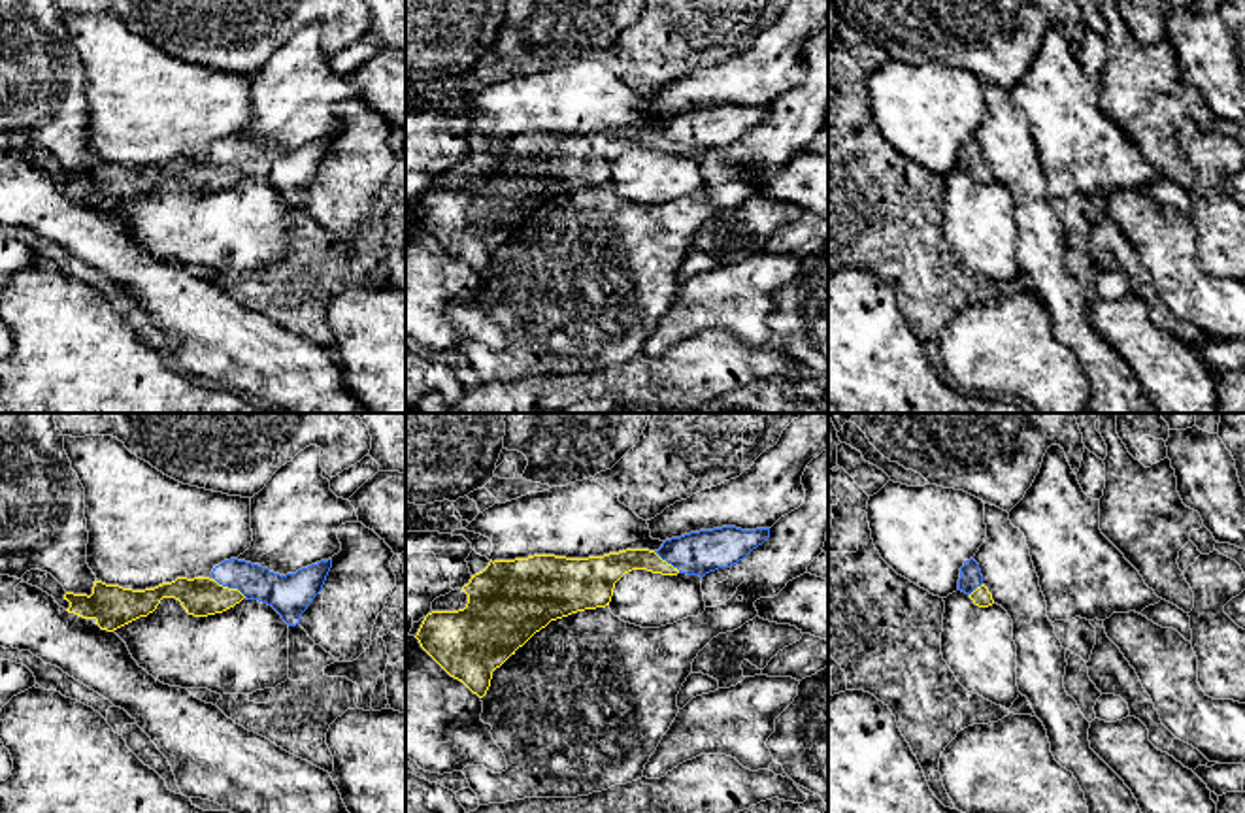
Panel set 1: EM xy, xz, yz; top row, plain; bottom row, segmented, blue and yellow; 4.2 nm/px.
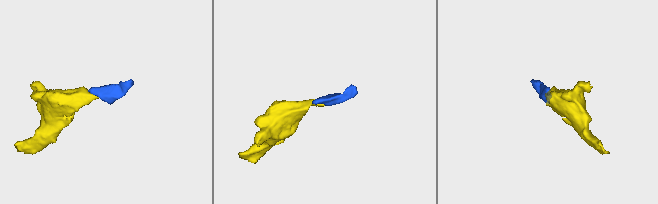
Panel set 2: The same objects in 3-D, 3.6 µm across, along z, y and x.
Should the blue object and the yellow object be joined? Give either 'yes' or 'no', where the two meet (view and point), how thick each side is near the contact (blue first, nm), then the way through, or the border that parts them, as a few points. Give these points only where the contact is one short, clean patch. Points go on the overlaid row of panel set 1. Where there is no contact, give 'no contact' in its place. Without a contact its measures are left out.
yes; meets blue in xy at (231, 587); 170 nm thick on the blue side, 170 nm on the other; runs through xy (287, 595), (268, 587), (231, 587), (212, 597), (200, 597)

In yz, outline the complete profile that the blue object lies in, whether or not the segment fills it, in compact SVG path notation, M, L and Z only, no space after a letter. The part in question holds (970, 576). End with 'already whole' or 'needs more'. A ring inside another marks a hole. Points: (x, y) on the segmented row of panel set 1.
M973 558L966 560L960 568L958 590L966 592L979 607L994 604L992 594L983 585L979 564Z; needs more

